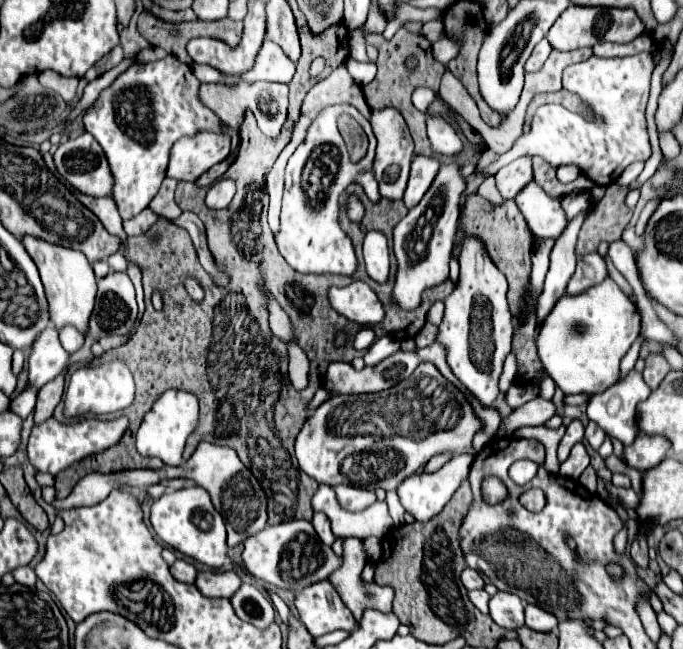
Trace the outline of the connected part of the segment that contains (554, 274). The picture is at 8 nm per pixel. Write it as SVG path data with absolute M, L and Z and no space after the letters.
M579 212L569 222L569 226L565 228L565 232L559 236L559 240L551 250L551 266L545 278L545 290L537 300L537 326L553 310L553 304L557 304L557 298L565 294L567 282L575 272L575 262L577 262L575 244L577 244L577 234L585 216L587 212Z

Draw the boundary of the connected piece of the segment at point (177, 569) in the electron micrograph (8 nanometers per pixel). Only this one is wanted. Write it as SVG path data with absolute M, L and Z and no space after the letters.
M177 560L173 566L171 566L171 574L179 580L179 582L185 582L185 584L193 584L193 580L197 578L197 568L185 560Z

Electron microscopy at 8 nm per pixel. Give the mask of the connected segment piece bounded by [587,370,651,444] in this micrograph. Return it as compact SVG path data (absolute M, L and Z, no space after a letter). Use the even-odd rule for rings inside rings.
M631 370L627 374L625 380L613 384L609 390L605 390L603 394L595 394L589 404L587 404L587 416L589 420L593 420L611 436L619 438L623 444L631 444L631 440L635 440L639 436L639 428L637 428L637 404L641 400L647 400L647 396L651 394L651 388L645 384L643 376L635 370Z

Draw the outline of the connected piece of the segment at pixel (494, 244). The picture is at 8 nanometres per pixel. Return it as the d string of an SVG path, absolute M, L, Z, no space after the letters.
M467 194L465 204L461 208L459 216L459 228L465 236L477 236L497 268L505 274L509 282L509 308L511 314L517 316L523 304L523 294L527 292L527 284L531 278L531 254L535 248L535 236L529 232L529 226L525 224L525 218L521 216L521 210L517 208L515 200L505 200L501 206L491 206L483 196L479 194Z

